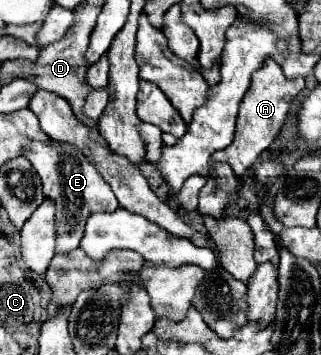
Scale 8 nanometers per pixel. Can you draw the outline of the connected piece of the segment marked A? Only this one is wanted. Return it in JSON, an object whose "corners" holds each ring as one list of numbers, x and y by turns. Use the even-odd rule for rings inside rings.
{"corners":[[266,61,266,65,252,75,252,87,248,89,248,93,244,95,244,101,240,103,238,121,236,121,236,135,234,135,232,145,228,145,224,151,216,151,212,155,212,161,232,165,232,171,236,173,236,177,242,179,246,175,246,171,250,171,252,165,260,159,260,155,264,151,268,151,268,147,272,145,274,137,280,133,280,129,286,121,292,99,302,89,304,89,302,77,286,79,282,73,282,67,278,63]]}

